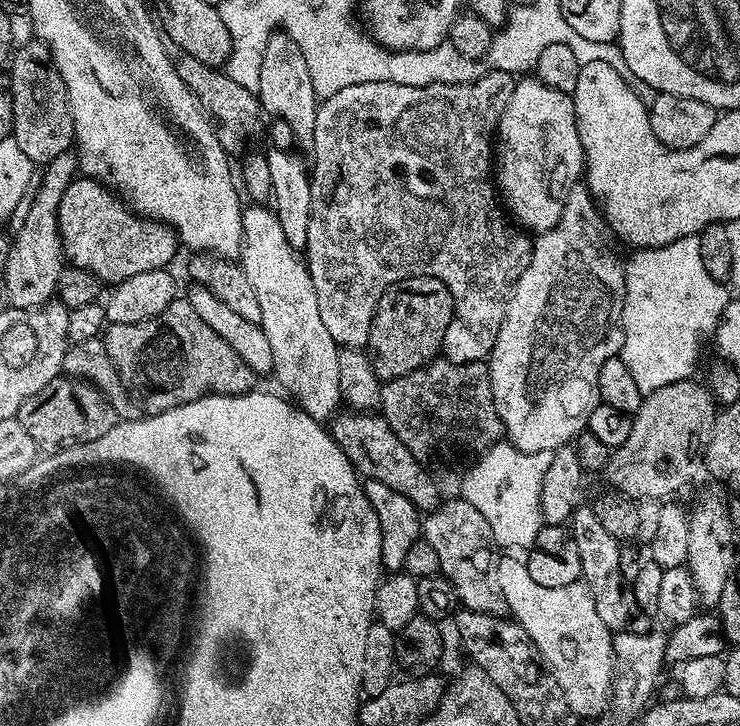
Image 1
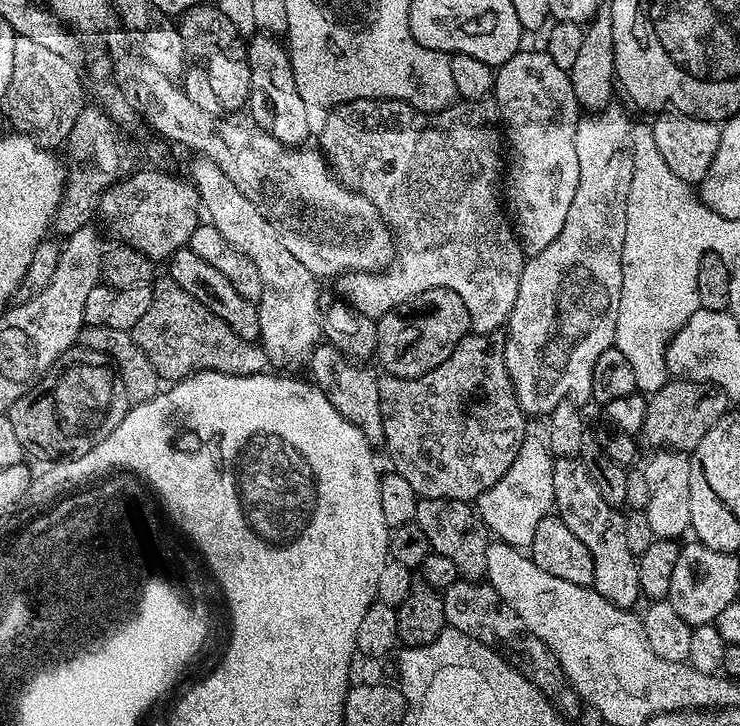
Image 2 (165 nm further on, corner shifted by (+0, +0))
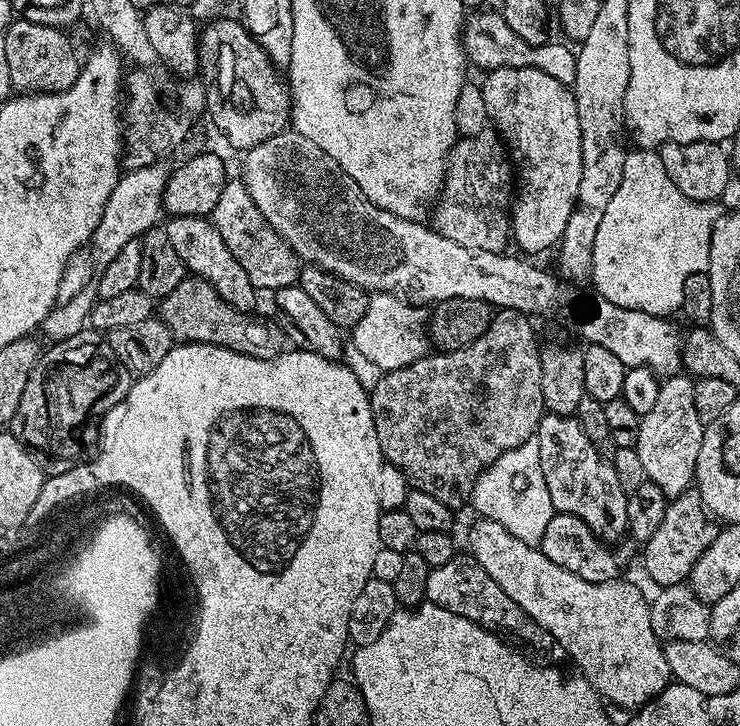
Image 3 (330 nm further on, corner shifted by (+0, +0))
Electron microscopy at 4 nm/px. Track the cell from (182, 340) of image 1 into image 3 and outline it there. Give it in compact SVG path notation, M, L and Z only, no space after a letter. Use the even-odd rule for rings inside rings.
M185 275L178 287L170 290L158 304L159 319L170 330L173 341L186 344L213 344L219 348L229 348L243 356L273 360L286 348L286 337L279 323L255 320L255 315L240 312L210 282L200 276Z

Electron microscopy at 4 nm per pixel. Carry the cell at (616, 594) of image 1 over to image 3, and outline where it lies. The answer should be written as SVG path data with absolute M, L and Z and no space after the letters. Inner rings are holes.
M544 415L534 438L538 442L542 478L546 478L546 490L550 490L553 509L582 518L599 540L617 542L625 539L628 493L622 490L622 482L618 482L618 474L614 474L611 459L586 438L586 430L582 430L575 415Z

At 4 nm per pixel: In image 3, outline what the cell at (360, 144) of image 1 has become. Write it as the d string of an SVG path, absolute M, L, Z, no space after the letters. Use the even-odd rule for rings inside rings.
M495 131L457 139L448 157L443 189L430 212L430 224L438 234L478 250L504 252L510 244L510 205L514 199L514 165L503 140Z

